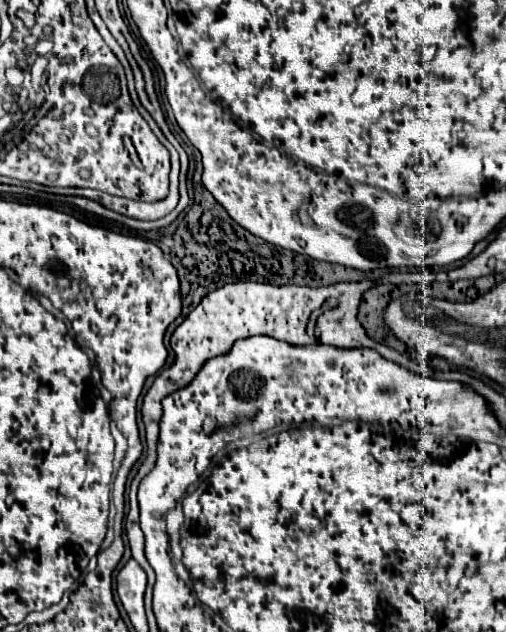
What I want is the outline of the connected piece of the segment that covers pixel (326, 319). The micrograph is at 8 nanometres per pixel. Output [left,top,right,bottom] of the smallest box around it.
[126,281,456,595]

